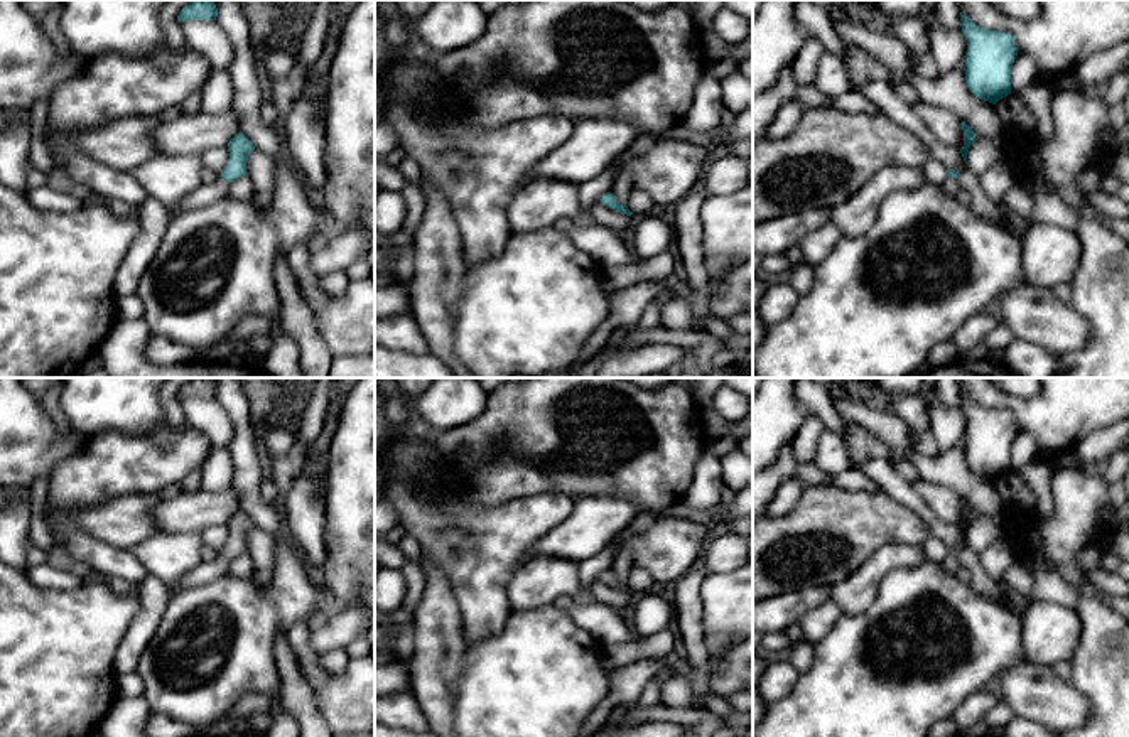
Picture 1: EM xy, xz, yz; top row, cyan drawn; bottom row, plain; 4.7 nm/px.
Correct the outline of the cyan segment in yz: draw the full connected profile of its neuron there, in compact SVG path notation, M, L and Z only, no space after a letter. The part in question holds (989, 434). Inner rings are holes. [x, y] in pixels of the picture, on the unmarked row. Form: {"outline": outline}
{"outline": "M964 390L960 400L967 417L965 462L975 476L996 482L1011 472L1011 445L1018 433L1014 415L982 406Z"}

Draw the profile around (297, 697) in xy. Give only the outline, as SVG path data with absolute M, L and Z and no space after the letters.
M285 632L277 634L273 653L280 675L280 703L297 720L300 737L332 737L317 708L316 691L302 678Z

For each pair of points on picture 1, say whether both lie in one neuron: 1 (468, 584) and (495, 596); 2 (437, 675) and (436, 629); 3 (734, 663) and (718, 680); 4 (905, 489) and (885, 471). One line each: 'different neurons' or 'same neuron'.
1: same neuron
2: same neuron
3: same neuron
4: same neuron

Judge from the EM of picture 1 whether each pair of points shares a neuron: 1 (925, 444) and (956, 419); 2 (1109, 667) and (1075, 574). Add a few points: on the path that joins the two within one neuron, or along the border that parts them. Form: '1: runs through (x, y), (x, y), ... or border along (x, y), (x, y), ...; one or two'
1: border along (923, 398), (940, 452); two
2: runs through (1109, 643), (1091, 607), (1089, 597); one

